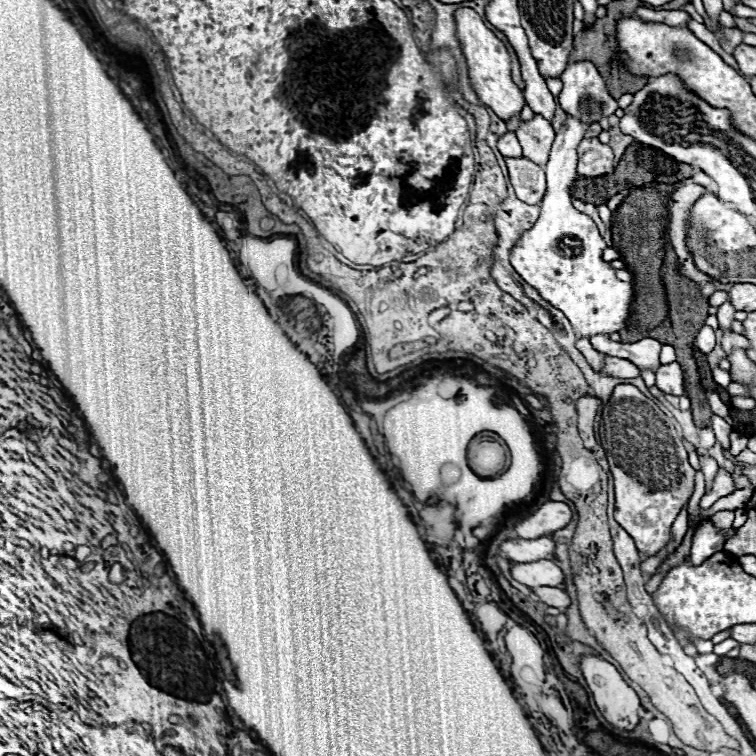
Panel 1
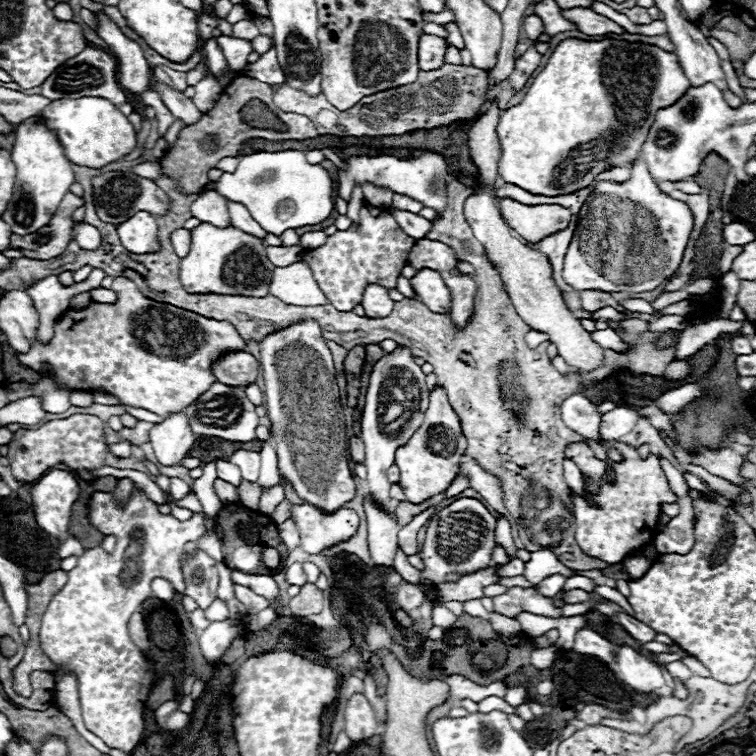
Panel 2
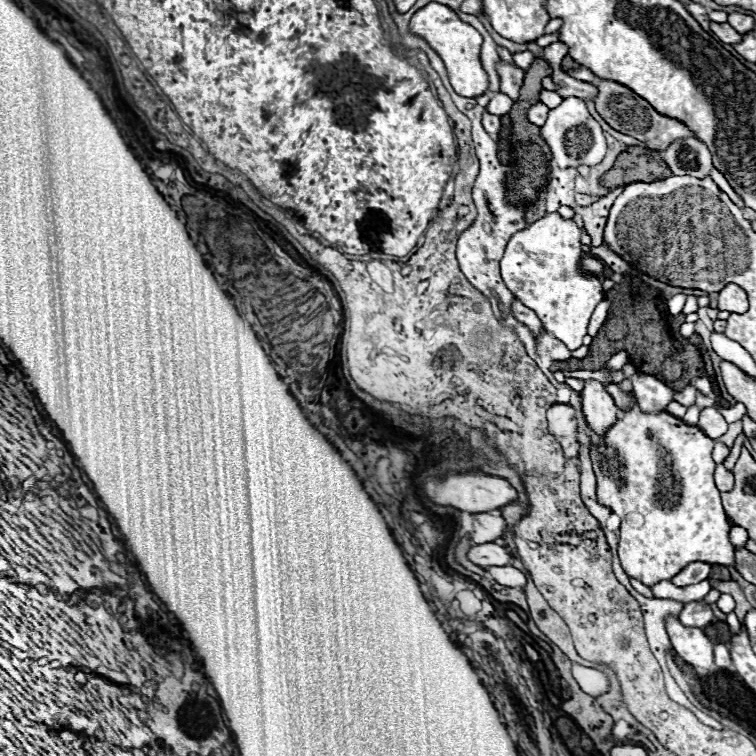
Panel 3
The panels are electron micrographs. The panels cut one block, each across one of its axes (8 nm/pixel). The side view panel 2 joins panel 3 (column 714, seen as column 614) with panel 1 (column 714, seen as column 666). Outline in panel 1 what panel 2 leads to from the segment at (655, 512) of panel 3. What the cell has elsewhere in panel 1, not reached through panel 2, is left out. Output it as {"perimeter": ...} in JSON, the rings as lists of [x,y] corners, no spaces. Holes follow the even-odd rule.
{"perimeter":[[[718,470],[712,490],[710,490],[706,496],[702,496],[702,500],[700,500],[700,508],[704,508],[704,510],[710,508],[718,498],[732,494],[734,490],[736,490],[736,486],[734,486],[732,476],[730,476],[726,470]]]}

